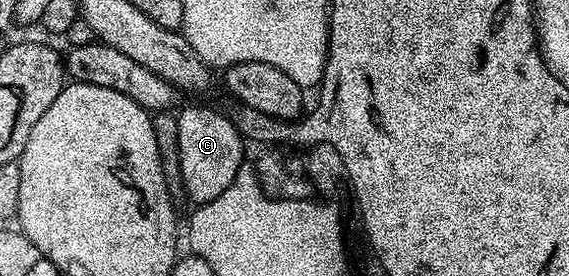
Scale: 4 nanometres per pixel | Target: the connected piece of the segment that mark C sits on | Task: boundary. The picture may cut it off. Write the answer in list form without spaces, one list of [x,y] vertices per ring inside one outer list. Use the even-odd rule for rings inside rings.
[[[186,106],[177,111],[178,131],[180,132],[180,172],[182,173],[182,189],[185,197],[191,198],[194,204],[201,204],[208,200],[216,200],[232,180],[236,180],[236,172],[244,165],[242,146],[244,139],[240,131],[234,127],[233,121],[226,118],[218,110],[210,106]]]

